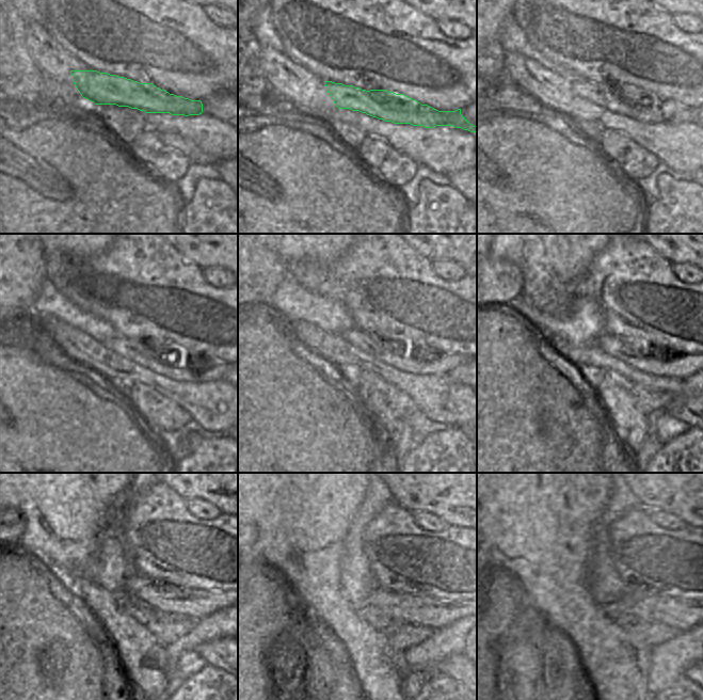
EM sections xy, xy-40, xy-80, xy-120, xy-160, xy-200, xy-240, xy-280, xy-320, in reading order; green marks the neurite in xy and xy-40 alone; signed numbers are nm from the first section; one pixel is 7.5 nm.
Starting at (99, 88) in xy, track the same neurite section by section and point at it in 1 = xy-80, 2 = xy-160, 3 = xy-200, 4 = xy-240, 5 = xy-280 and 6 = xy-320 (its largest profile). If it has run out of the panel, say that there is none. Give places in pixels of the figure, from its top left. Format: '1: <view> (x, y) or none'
1: xy-80 (655, 111)
2: xy-160 (440, 366)
3: xy-200 (684, 365)
4: xy-240 (168, 600)
5: xy-280 (432, 613)
6: xy-320 (683, 615)

